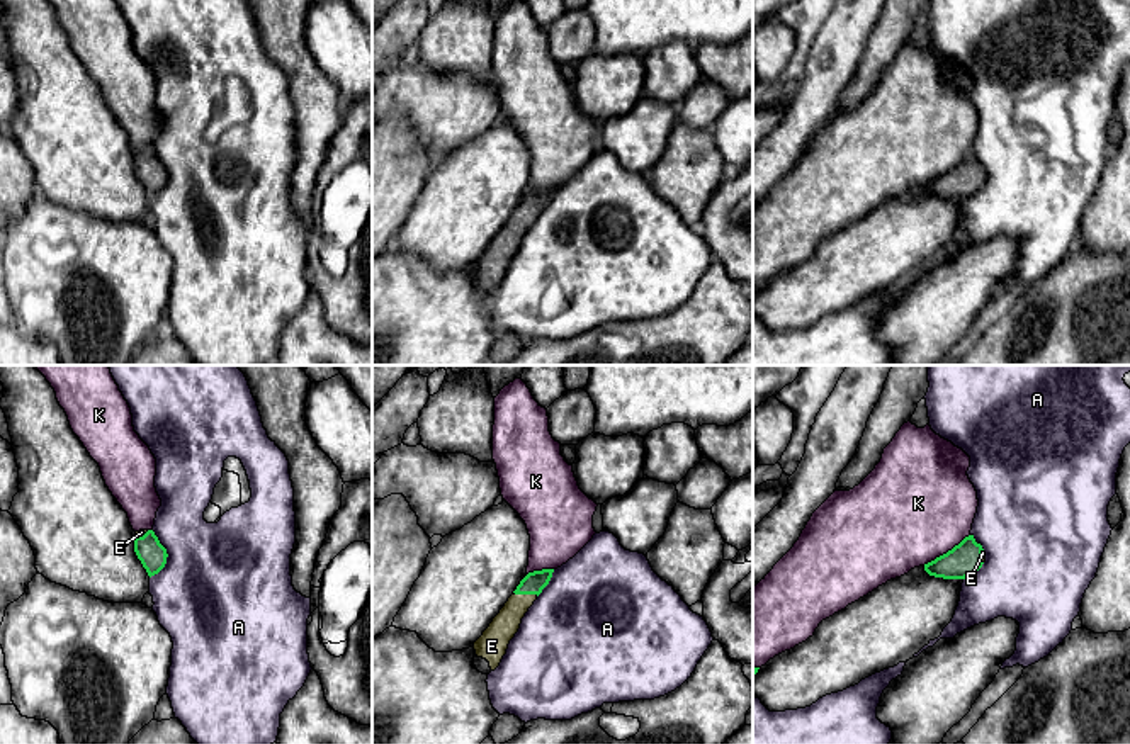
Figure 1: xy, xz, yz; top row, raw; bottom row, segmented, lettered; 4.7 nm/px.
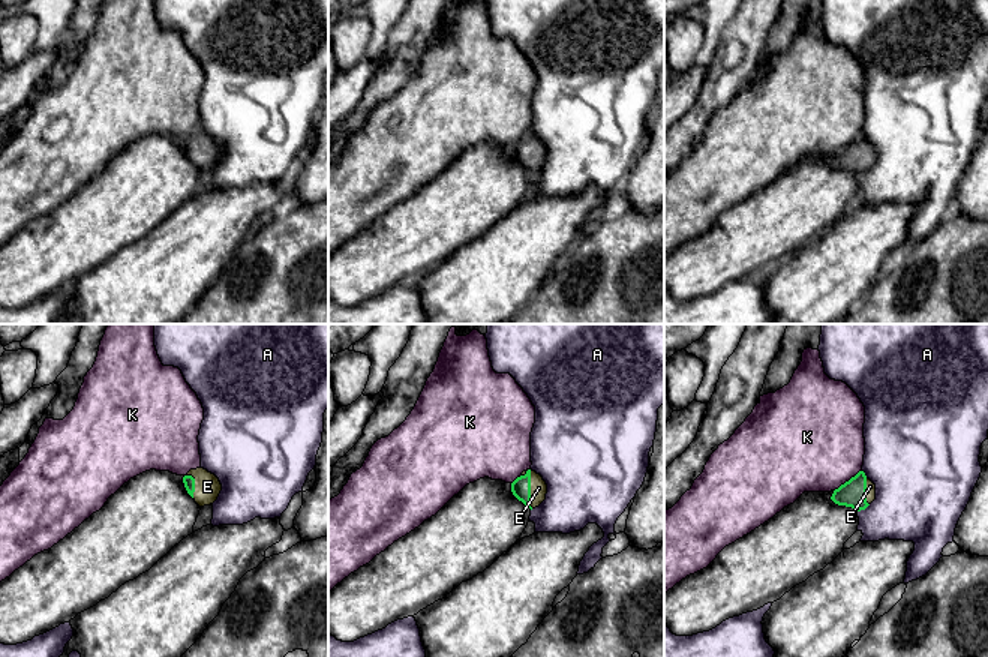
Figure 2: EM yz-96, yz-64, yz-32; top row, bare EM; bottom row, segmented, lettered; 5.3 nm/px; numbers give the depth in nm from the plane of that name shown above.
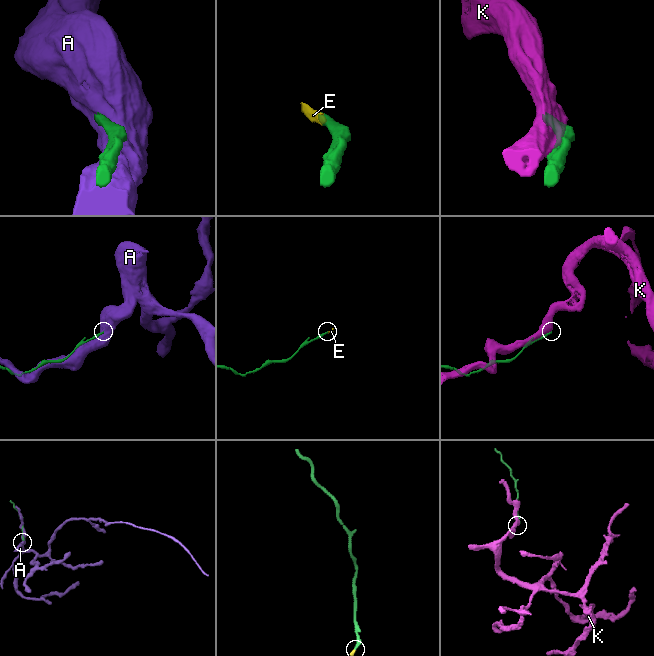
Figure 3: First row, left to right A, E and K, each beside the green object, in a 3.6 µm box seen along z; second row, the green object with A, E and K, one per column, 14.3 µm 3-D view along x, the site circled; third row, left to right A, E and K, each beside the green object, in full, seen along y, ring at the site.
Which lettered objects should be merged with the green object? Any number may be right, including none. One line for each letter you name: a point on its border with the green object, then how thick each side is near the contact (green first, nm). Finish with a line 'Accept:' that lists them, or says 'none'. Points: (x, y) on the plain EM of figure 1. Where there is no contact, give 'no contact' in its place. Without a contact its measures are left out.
E: contact xz (525, 213); calibres 100 and 130 nm
Accept: E

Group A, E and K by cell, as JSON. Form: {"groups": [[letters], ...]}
{"groups": [["A"], ["E"], ["K"]]}

